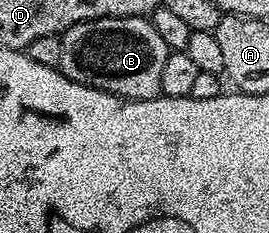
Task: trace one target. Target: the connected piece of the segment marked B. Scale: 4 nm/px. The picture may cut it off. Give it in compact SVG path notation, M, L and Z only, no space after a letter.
M150 17L94 18L73 24L61 35L61 64L65 77L98 90L108 90L120 98L160 97L161 71L169 53Z

